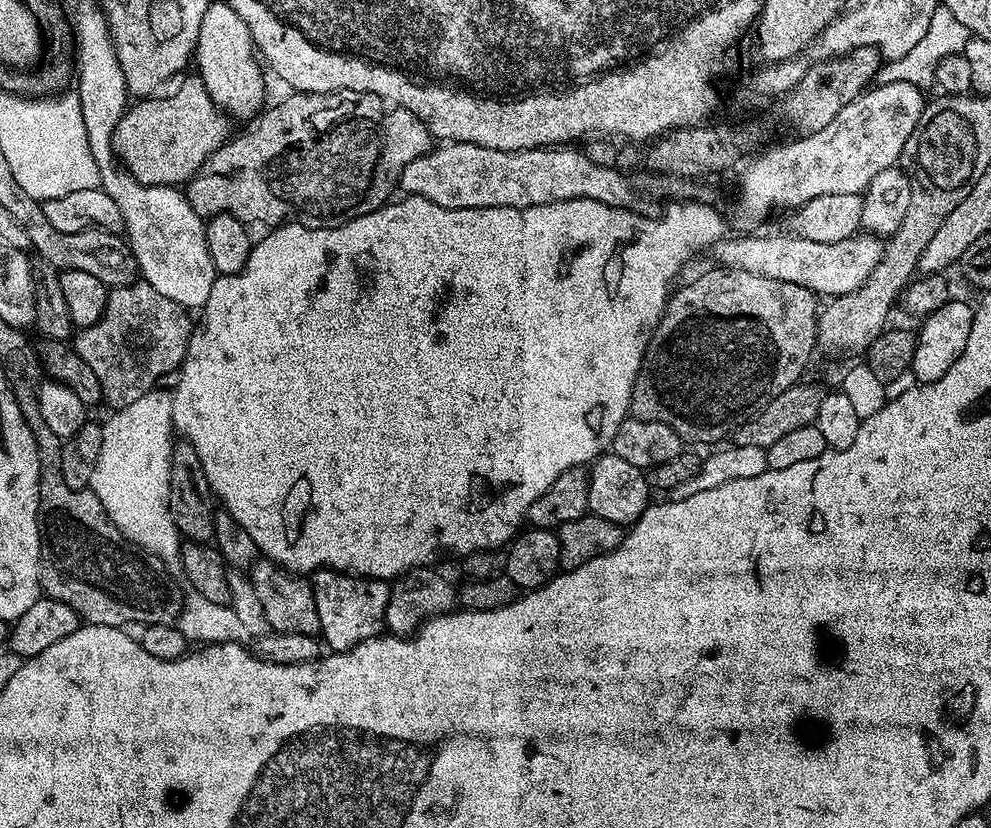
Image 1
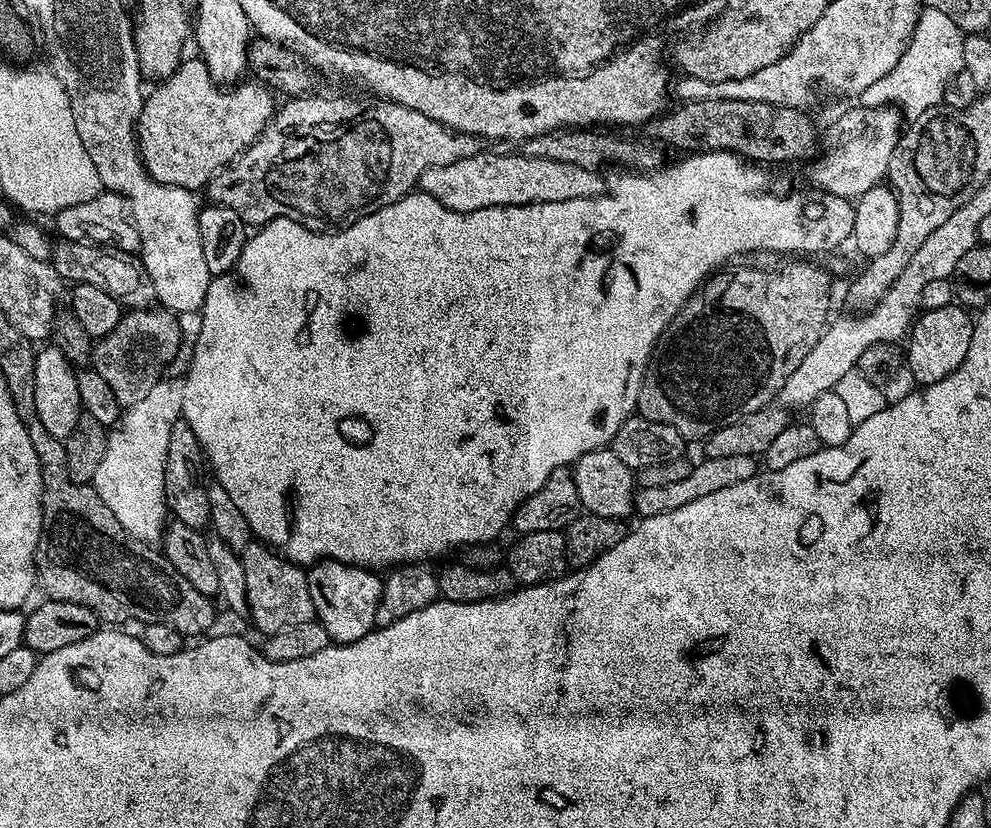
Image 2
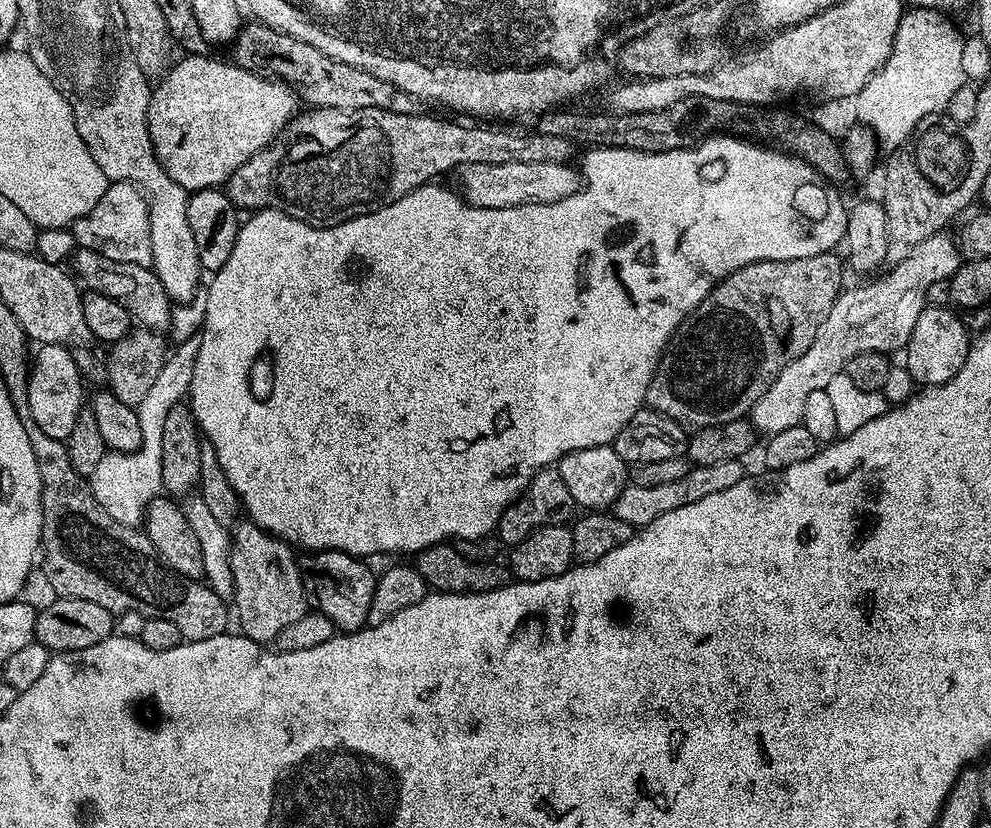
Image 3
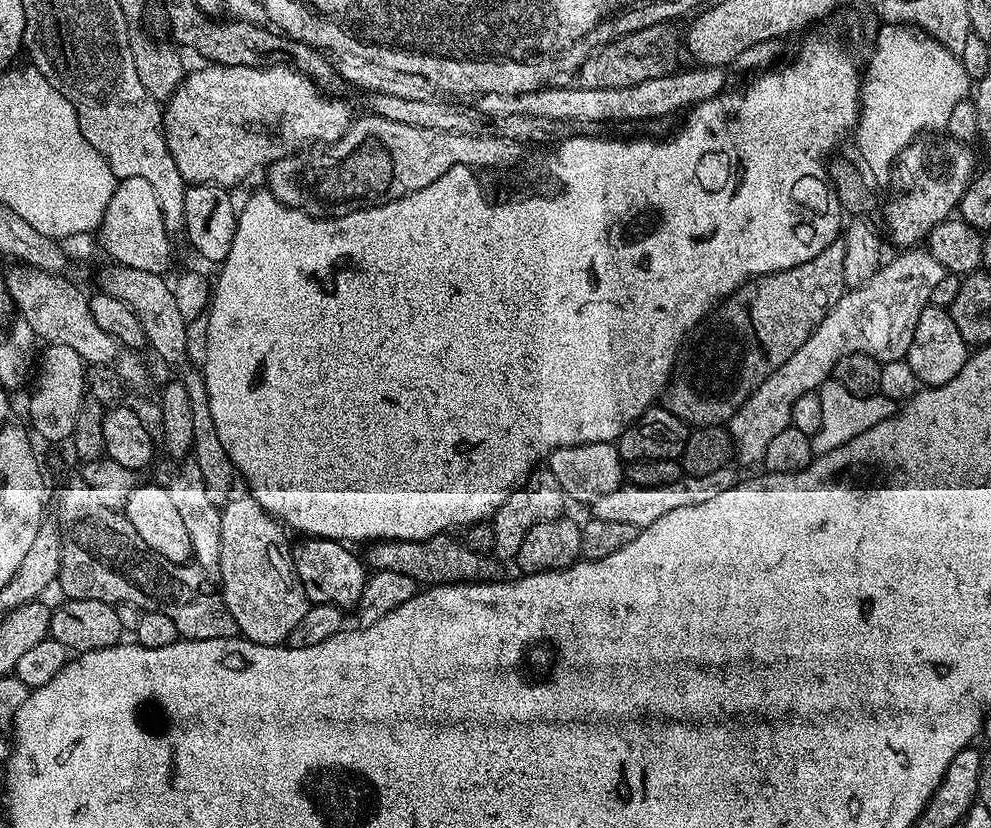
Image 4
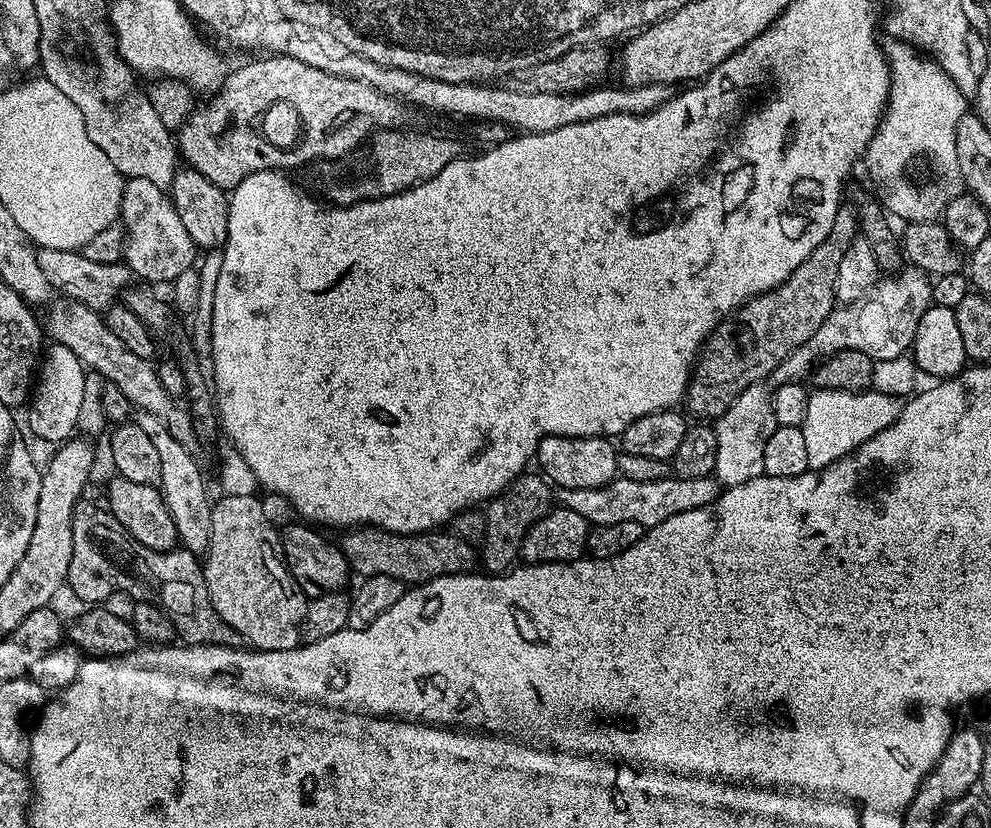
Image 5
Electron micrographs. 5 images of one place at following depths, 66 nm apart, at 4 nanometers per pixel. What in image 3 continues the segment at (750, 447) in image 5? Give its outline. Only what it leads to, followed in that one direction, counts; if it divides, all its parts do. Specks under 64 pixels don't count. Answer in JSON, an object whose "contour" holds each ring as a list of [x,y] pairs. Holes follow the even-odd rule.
{"contour":[[[947,231],[934,233],[930,238],[926,238],[926,242],[921,242],[910,254],[906,254],[902,262],[891,265],[885,276],[877,275],[872,278],[877,278],[877,280],[872,280],[869,284],[862,285],[861,288],[845,287],[841,291],[834,306],[830,306],[830,314],[826,314],[826,322],[818,326],[818,334],[814,342],[810,342],[810,350],[806,350],[806,354],[798,354],[798,358],[791,360],[780,371],[778,378],[770,382],[770,390],[766,390],[766,394],[762,394],[758,402],[754,402],[750,413],[750,423],[761,437],[767,438],[778,434],[778,430],[790,430],[790,426],[801,424],[800,419],[802,410],[806,406],[806,398],[810,398],[814,390],[827,390],[830,386],[830,378],[845,371],[850,358],[867,352],[893,354],[892,352],[898,351],[899,348],[900,351],[907,349],[910,334],[914,334],[914,326],[918,323],[918,314],[922,314],[922,310],[926,307],[930,286],[934,286],[934,282],[951,281],[952,275],[959,270],[962,263],[957,241],[953,237],[951,240],[948,235]]]}

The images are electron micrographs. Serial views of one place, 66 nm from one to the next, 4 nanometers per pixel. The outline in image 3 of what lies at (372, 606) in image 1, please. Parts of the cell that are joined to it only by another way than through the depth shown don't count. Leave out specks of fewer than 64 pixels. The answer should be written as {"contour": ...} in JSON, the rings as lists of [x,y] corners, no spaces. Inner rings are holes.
{"contour":[[[330,550],[301,555],[298,563],[304,591],[315,611],[330,618],[341,633],[358,632],[368,624],[370,598],[374,598],[377,573],[371,572],[361,557]]]}

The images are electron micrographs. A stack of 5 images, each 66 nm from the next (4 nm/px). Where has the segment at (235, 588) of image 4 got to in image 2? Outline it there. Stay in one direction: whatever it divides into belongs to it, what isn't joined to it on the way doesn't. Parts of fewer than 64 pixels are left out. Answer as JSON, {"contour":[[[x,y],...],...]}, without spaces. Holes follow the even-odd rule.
{"contour":[[[253,542],[242,553],[244,569],[246,570],[246,608],[250,615],[251,623],[260,634],[271,634],[286,626],[298,626],[302,622],[310,622],[316,619],[314,602],[310,598],[310,586],[308,585],[307,571],[301,565],[294,564],[280,555],[279,552],[268,547],[263,542]]]}

